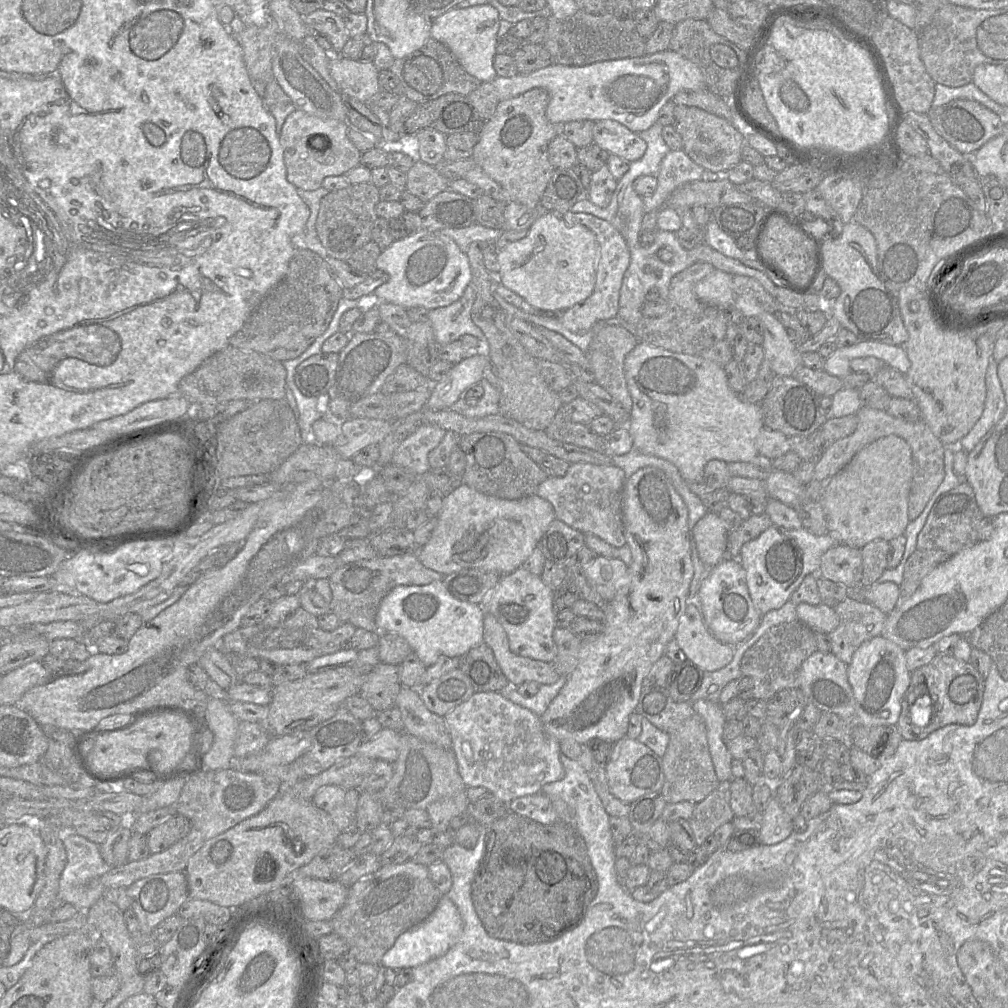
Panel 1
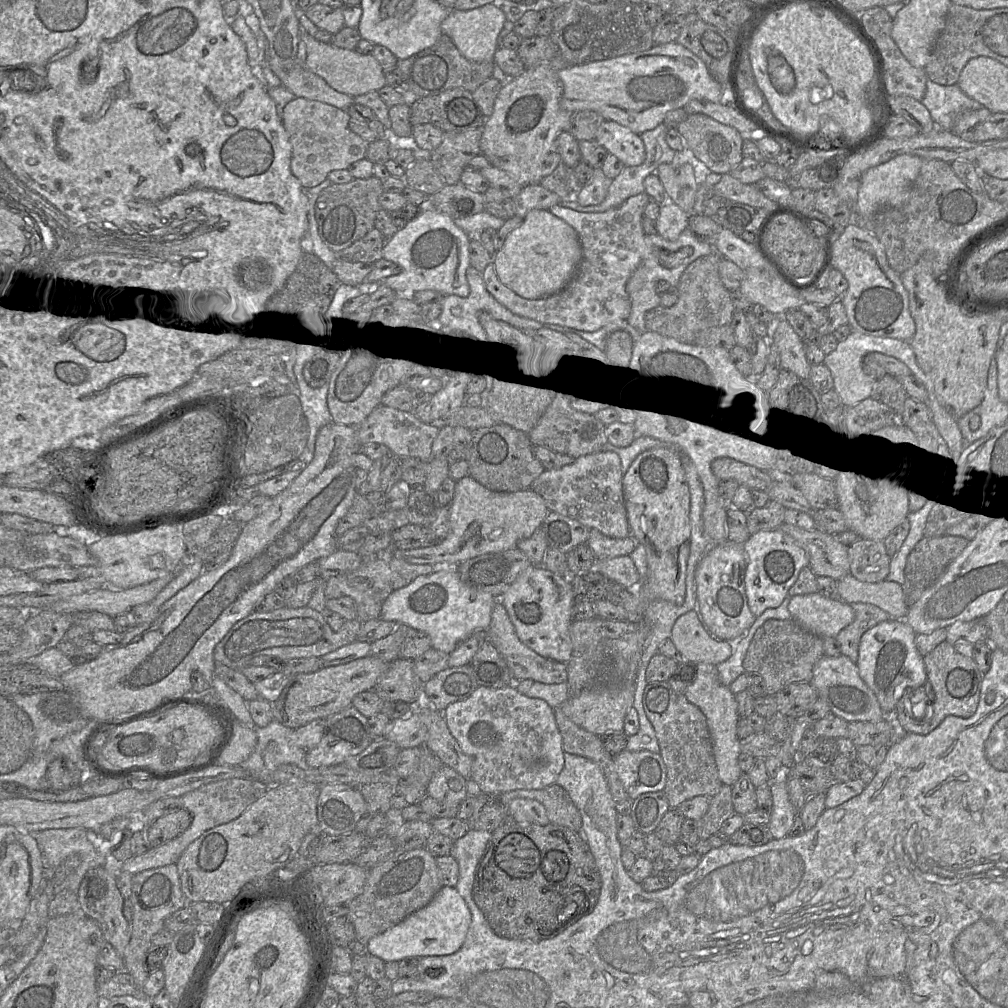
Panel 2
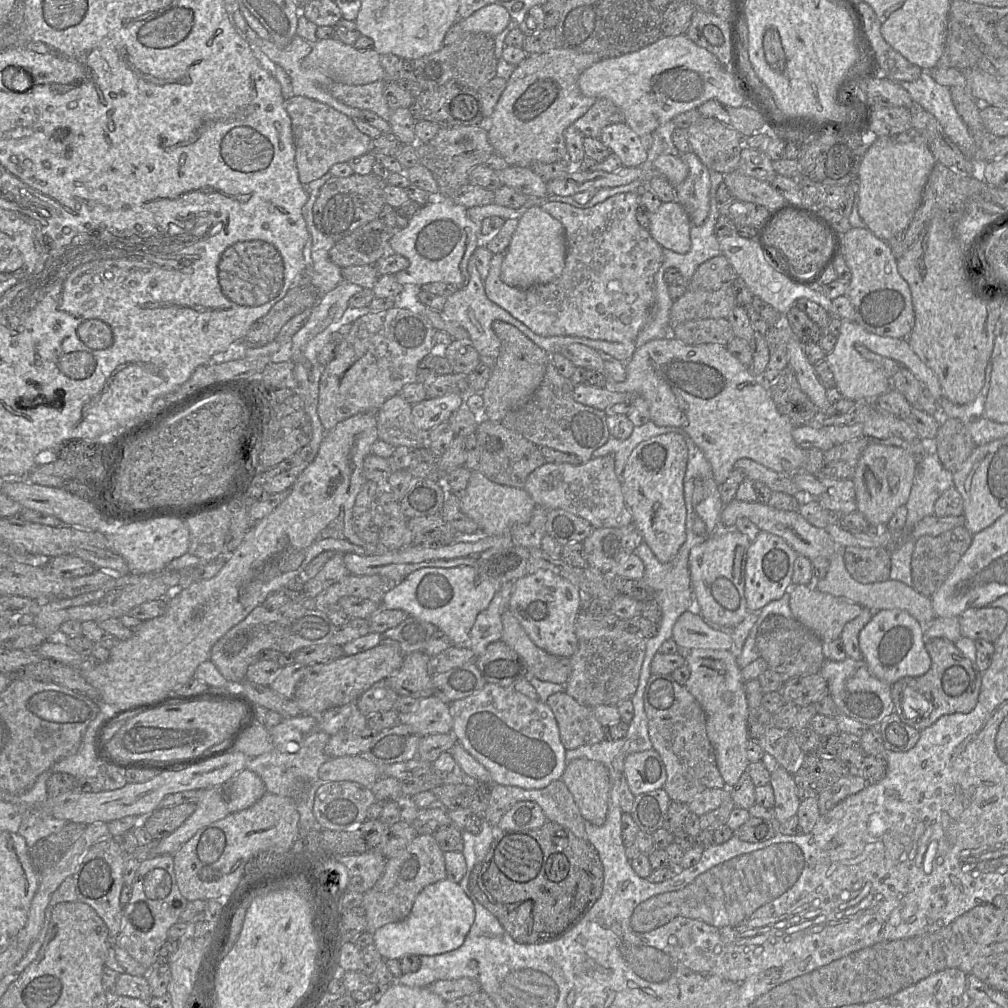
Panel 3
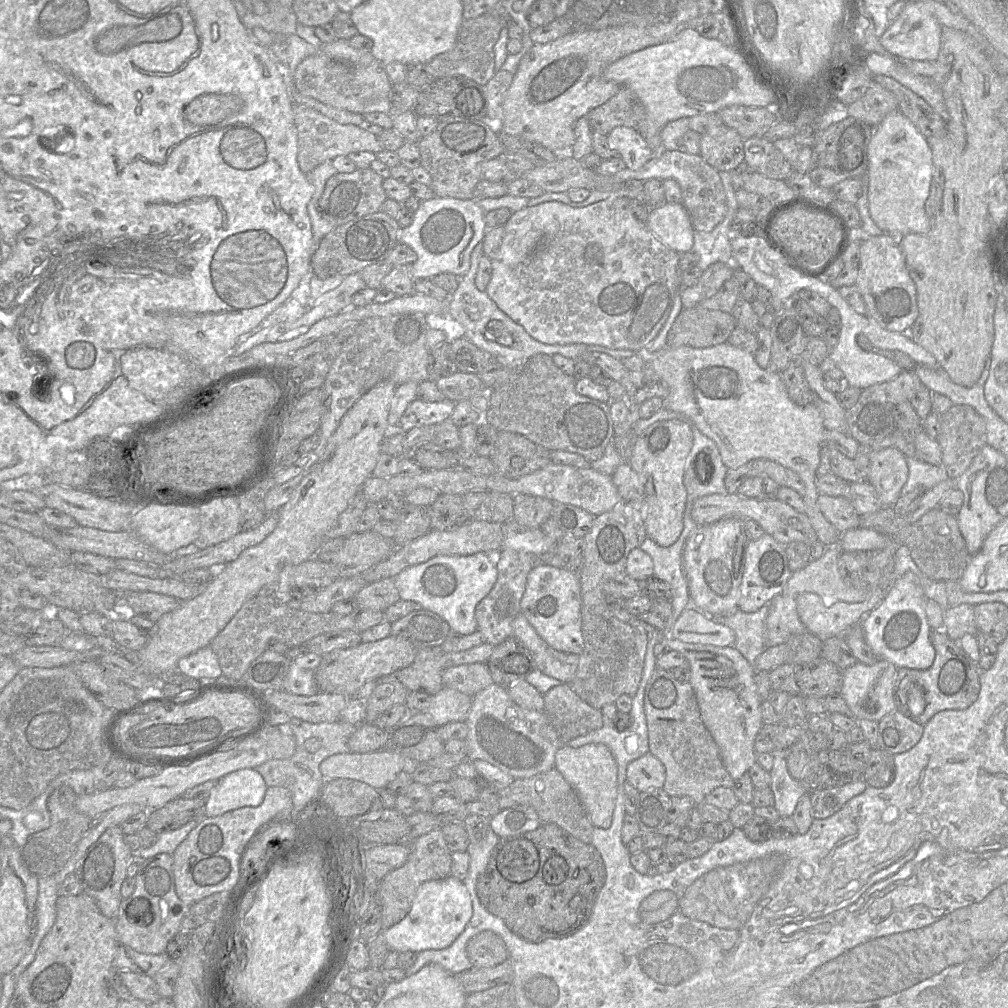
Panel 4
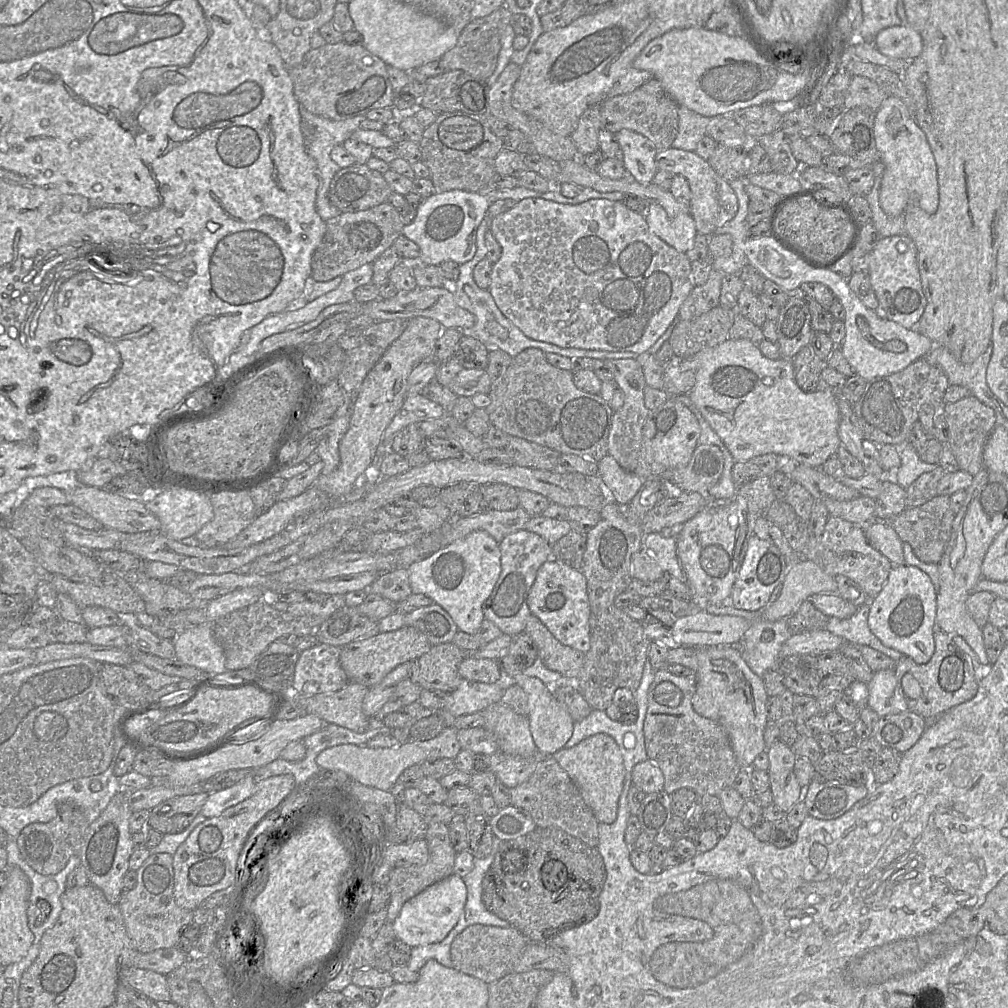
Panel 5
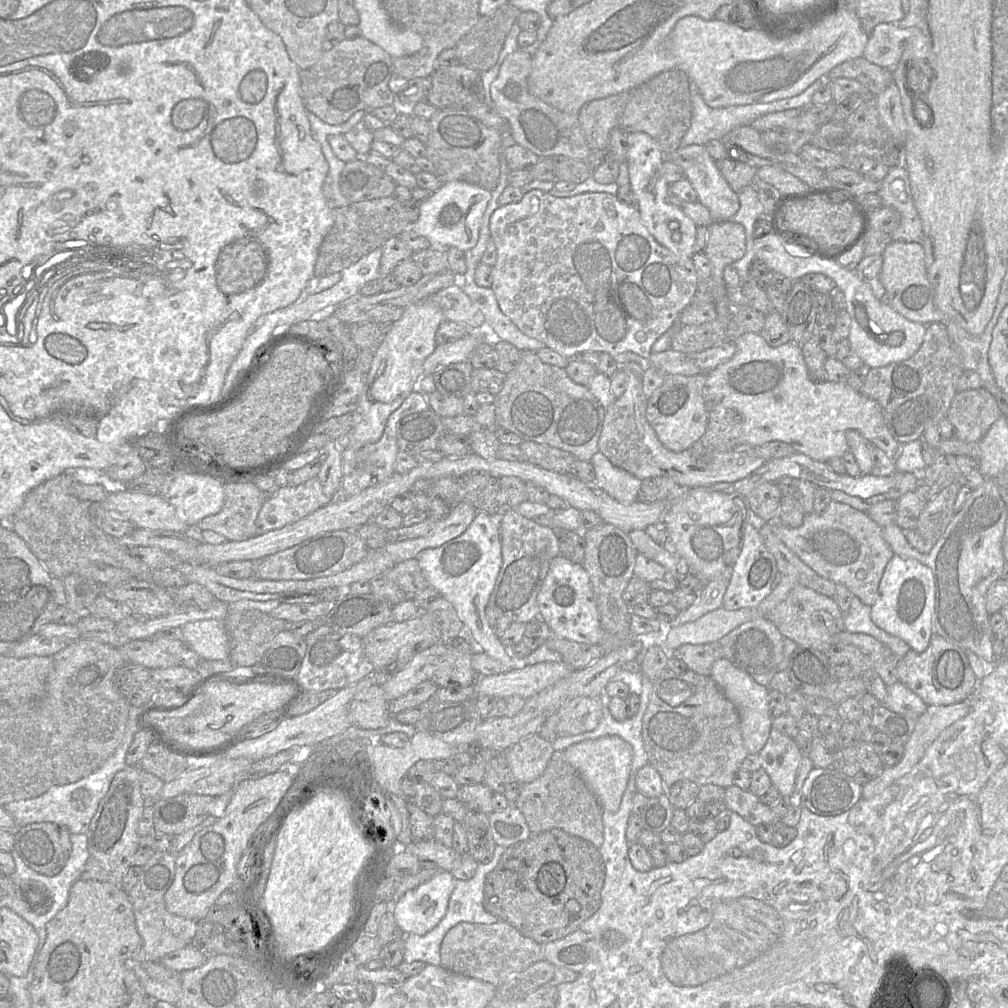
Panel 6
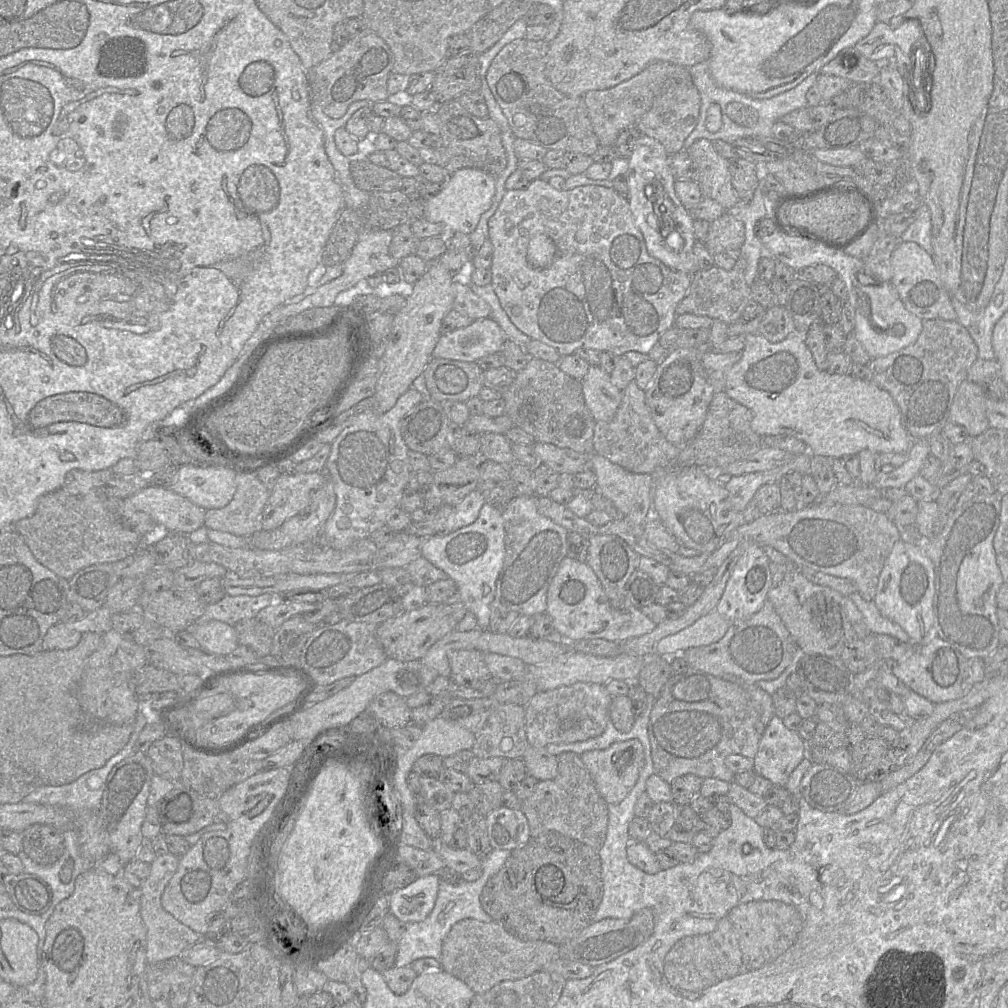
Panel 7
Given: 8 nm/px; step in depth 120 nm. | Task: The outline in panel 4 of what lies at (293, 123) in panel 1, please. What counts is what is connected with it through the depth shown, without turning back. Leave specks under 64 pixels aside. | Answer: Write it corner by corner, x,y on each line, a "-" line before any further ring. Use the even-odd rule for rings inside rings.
303,104
292,106
294,122
298,131
298,165
304,174
310,173
318,165
351,152
368,151
377,154
384,150
378,137
353,124
340,124
320,112

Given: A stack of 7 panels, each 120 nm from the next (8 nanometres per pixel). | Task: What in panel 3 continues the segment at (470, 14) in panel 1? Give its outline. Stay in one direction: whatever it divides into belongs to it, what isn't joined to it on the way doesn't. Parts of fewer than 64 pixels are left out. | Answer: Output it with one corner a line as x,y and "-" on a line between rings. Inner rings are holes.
496,3
481,8
468,18
458,19
458,22
467,32
496,37
511,23
511,17
505,7

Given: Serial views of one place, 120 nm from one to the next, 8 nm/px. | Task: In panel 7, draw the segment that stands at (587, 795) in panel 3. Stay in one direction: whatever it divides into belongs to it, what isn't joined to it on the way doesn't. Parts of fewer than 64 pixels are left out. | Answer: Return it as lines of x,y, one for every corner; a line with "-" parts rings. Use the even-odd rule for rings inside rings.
637,739
617,742
607,749
587,751
580,756
596,789
608,804
618,804
629,794
636,784
644,764
644,749

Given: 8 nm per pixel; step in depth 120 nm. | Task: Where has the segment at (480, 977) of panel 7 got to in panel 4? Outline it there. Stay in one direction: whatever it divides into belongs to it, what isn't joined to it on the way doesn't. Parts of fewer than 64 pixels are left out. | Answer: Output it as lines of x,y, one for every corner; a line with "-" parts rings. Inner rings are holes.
482,931
471,938
467,943
466,953
471,969
494,967
509,958
504,941
492,931

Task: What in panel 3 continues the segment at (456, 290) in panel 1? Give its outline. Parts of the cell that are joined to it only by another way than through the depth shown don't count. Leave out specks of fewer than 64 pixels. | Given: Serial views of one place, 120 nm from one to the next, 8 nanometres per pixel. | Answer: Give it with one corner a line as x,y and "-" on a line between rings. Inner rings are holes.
433,198
420,208
404,229
393,232
389,252
402,255
409,261
407,269
395,274
396,280
402,285
443,282
458,289
466,287
469,259
482,243
480,224
470,220
467,208
454,203
451,198

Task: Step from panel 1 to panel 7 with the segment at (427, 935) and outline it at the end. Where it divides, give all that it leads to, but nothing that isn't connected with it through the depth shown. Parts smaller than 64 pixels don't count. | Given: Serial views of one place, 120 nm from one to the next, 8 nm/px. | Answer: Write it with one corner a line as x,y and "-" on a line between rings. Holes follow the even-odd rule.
418,876
408,886
388,896
389,912
405,923
423,921
432,911
437,898
440,876

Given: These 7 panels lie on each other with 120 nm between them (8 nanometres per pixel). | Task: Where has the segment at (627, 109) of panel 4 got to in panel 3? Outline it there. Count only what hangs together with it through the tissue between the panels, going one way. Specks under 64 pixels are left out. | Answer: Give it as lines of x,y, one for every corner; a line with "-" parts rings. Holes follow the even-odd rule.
597,99
595,104
573,126
586,138
599,139
602,130
611,124
624,123
622,110
608,99

